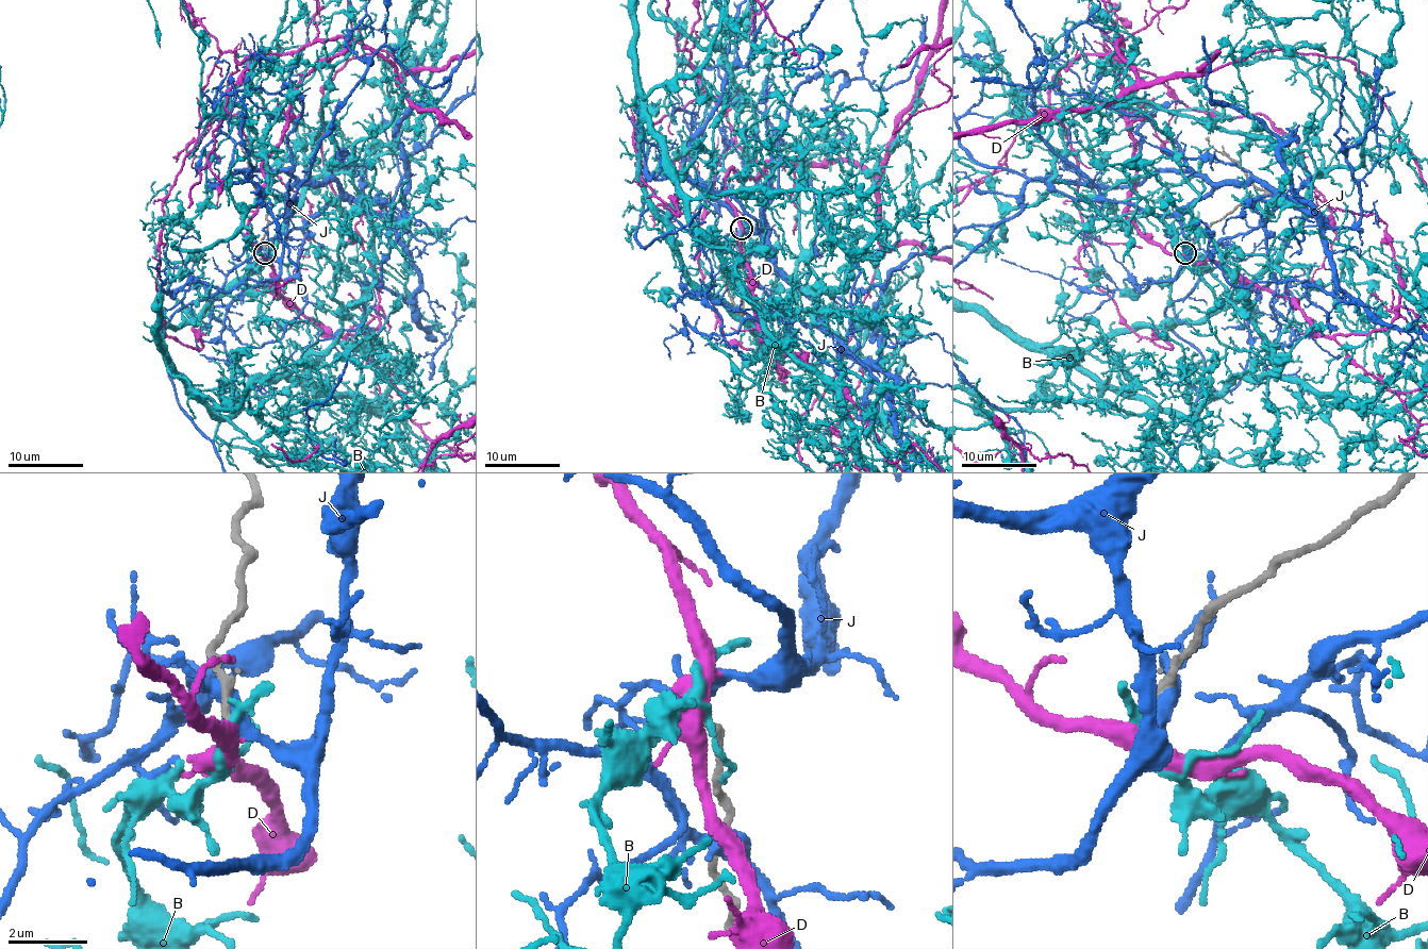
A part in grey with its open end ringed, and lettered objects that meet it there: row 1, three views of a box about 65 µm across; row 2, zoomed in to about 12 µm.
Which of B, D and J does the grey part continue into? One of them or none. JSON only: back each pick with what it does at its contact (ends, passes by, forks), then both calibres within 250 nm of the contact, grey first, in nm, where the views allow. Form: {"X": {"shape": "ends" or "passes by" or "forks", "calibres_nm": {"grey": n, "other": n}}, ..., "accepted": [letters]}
{"accepted": []}

